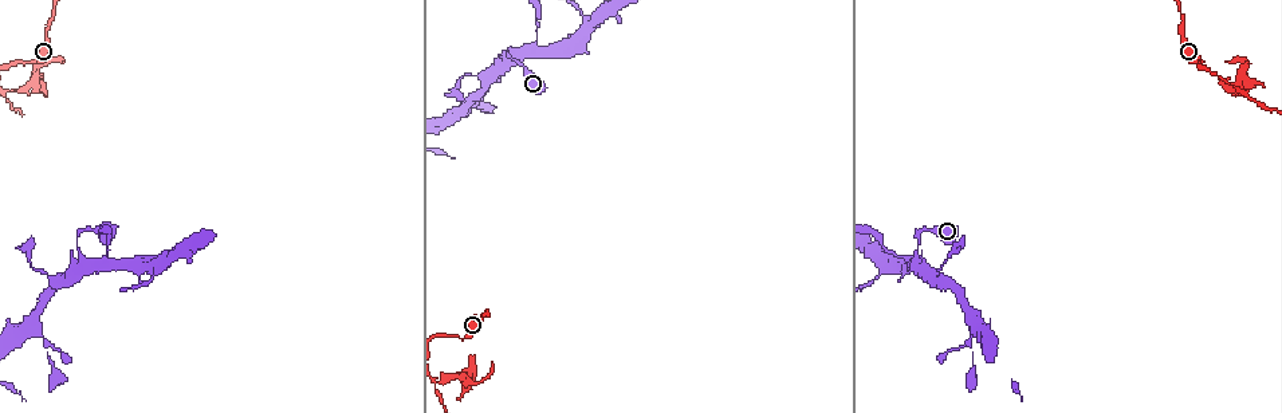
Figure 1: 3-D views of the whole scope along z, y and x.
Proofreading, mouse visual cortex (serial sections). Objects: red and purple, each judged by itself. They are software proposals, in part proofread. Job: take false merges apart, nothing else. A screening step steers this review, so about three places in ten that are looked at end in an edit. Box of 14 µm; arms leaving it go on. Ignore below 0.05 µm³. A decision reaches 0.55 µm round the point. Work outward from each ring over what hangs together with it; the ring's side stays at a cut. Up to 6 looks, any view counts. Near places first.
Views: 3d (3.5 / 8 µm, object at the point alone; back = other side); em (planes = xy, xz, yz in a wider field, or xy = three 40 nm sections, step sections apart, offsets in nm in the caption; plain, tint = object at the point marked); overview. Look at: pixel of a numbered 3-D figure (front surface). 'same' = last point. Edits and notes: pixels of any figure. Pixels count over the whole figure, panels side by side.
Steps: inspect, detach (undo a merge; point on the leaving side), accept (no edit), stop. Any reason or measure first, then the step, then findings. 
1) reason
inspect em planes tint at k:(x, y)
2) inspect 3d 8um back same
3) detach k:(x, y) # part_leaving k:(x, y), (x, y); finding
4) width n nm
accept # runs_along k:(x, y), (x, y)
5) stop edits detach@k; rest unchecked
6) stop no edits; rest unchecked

sudden change in width
inspect 3d 3.5um at 1:(461, 375)

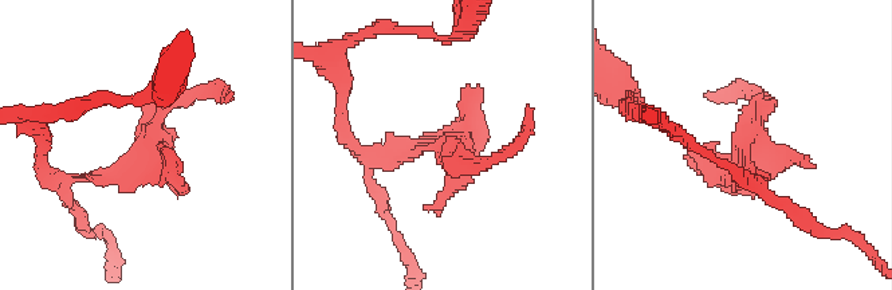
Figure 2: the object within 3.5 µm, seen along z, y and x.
shape alone is not enough
inspect em xy step 5 tint at 2:(744, 142)

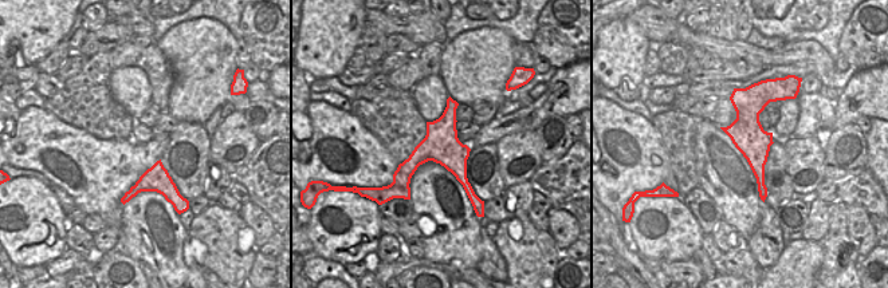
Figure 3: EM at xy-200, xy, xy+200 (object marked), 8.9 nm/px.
accept # all the same cell

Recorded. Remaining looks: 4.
a narrow waist
inspect 3d 3.5um back at 1:(483, 314)

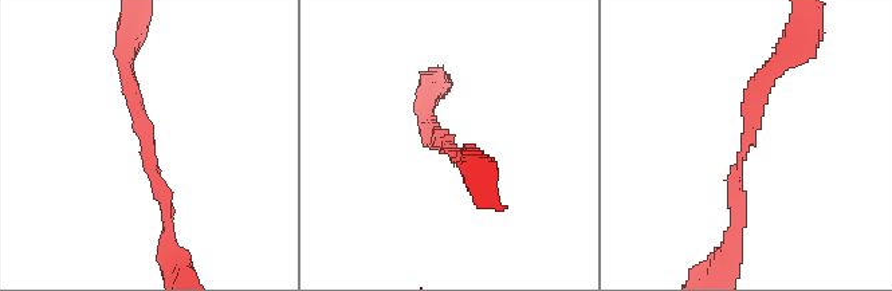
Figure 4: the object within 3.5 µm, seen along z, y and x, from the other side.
accept # runs_along 4:(169, 238), (145, 126), (129, 102); one cell here

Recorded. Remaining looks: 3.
inspect 3d 3.5um at 1:(511, 57)

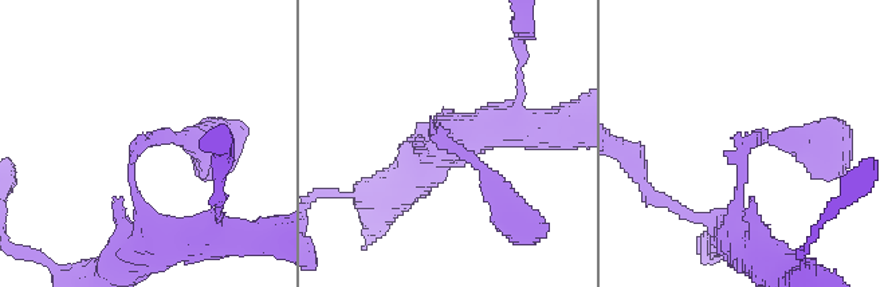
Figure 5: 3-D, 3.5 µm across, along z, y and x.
arm_widths 150, 300 nm
inspect em xy step 5 tint at 5:(746, 142)

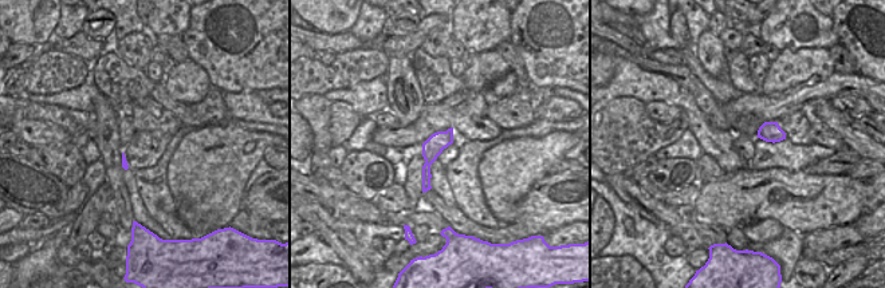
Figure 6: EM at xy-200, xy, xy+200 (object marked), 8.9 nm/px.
accept # runs_along 5:(808, 142), (749, 142), (735, 224); one cell here

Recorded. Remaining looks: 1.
stop no edits; rest unchecked

